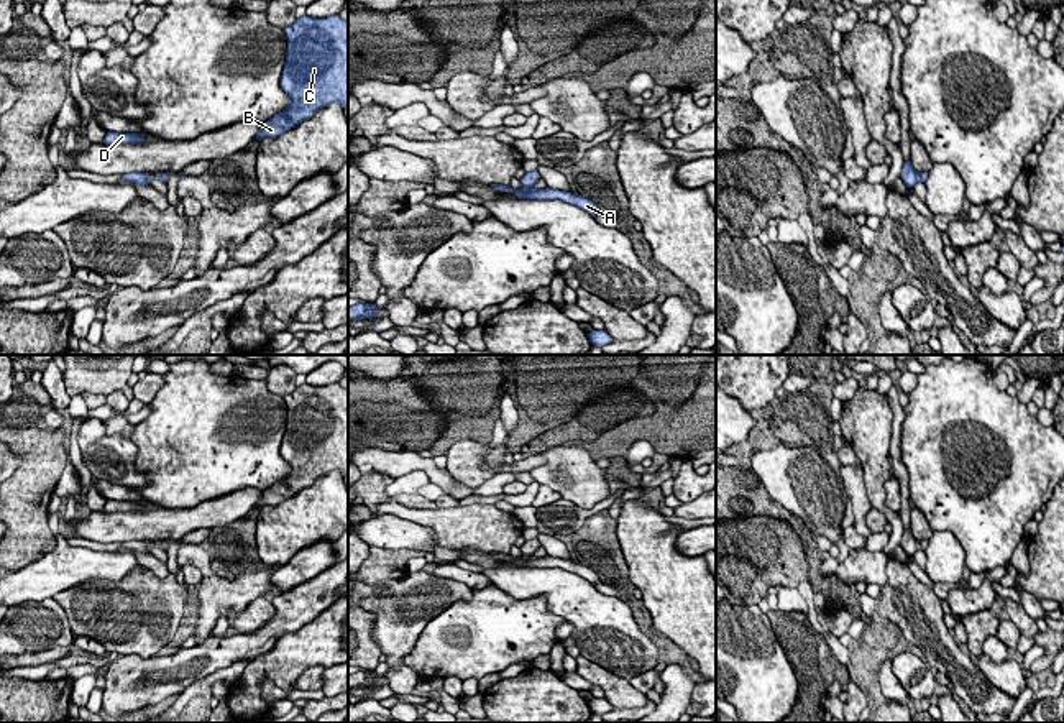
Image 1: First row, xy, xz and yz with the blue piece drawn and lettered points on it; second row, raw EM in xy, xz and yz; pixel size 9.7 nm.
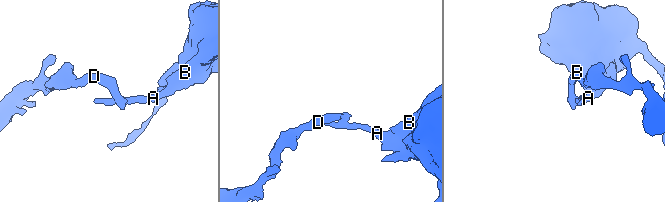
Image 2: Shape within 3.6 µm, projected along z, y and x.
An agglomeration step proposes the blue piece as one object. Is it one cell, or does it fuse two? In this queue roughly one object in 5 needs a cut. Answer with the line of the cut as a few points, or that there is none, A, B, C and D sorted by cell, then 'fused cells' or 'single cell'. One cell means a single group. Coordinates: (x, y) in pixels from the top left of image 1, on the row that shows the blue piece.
cut in xz along (522, 186), (532, 188); A B C / D; fused cells

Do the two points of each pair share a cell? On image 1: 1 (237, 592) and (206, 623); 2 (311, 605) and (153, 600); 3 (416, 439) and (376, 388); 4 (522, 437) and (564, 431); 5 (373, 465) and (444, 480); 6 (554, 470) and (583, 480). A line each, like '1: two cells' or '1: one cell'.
1: one cell
2: two cells
3: one cell
4: two cells
5: one cell
6: one cell

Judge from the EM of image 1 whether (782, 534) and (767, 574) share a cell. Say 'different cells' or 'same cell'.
same cell

